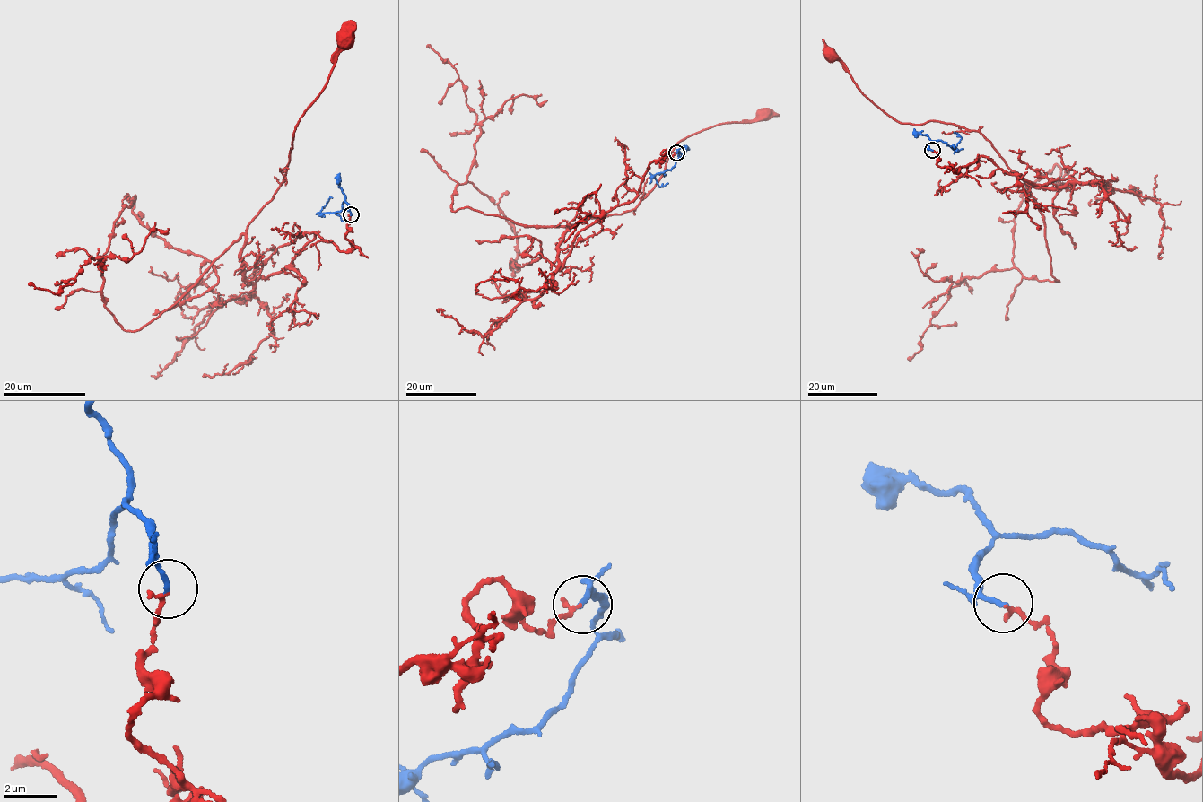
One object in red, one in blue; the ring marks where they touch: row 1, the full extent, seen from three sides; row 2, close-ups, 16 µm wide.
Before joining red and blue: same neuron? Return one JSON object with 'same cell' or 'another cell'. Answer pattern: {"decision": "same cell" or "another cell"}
{"decision": "same cell"}

